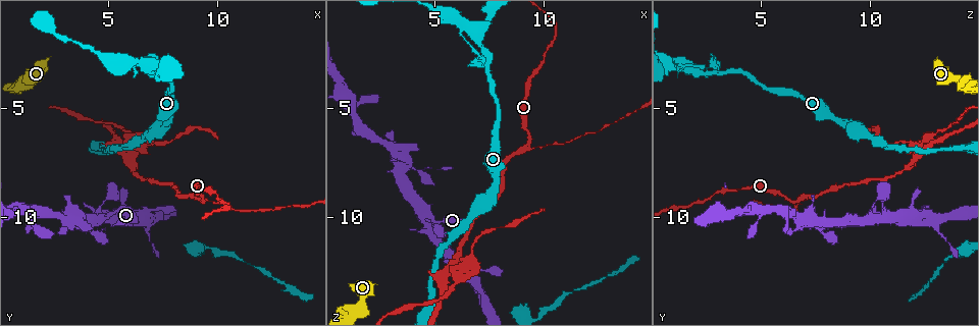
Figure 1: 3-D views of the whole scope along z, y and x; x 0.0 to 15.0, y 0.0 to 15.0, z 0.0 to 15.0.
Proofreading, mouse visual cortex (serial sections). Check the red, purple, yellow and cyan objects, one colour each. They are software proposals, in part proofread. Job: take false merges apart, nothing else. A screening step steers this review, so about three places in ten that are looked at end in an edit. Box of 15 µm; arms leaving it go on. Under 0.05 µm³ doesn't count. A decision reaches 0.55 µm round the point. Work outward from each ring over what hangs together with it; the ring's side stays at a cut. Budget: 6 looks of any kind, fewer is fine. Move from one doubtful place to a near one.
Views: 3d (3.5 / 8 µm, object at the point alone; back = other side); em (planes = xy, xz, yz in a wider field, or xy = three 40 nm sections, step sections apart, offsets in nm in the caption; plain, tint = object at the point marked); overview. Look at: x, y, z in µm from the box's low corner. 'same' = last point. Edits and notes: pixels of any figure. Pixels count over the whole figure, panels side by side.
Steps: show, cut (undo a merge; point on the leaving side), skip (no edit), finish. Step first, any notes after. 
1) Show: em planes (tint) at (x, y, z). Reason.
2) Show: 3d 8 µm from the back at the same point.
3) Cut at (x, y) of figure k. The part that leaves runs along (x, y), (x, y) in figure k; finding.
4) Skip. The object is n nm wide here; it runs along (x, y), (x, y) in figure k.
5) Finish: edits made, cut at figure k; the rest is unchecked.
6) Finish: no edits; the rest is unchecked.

Show: 3d 3.5 µm at (9.2, 9.1, 6.7). Sharp bend.

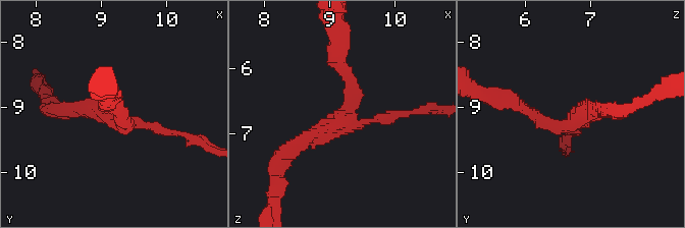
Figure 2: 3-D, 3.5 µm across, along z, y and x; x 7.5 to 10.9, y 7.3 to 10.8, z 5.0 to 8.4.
Show: em xy step 5 (tint) at (9.30, 9.20, 6.70).

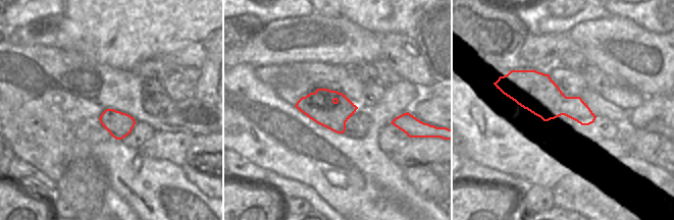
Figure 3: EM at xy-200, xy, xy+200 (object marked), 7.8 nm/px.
Cut at (392, 117) of figure 2. The part that leaves runs along (354, 124), (441, 108) in figure 2; two cells meet here.

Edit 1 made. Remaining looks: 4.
Show: 3d 3.5 µm at (6.7, 2.8, 1.1). Abrupt turn.

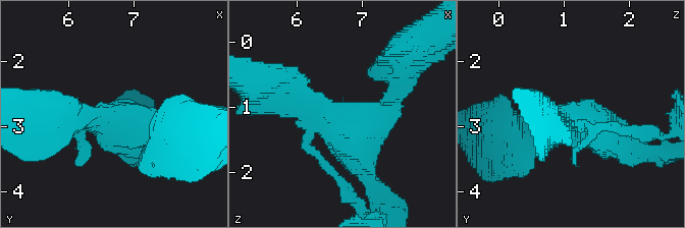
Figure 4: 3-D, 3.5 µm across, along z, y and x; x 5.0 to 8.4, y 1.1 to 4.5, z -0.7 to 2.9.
Skip. It runs along (373, 186), (351, 131), (298, 98) in figure 4; one cell here.

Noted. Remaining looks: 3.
Show: 3d 3.5 µm from the back at (6.3, 6.9, 12.2). Looks like a crossing.

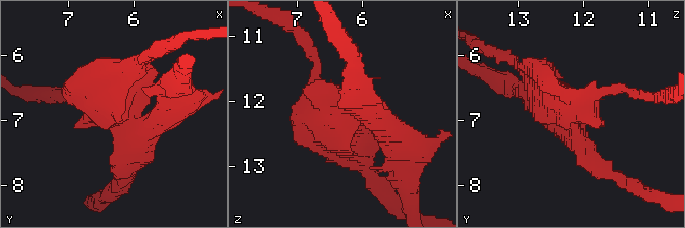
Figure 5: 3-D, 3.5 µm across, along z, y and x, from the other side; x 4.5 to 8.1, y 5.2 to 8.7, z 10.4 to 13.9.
Show: em xy step 3 (tint) at (6.35, 6.90, 12.30).

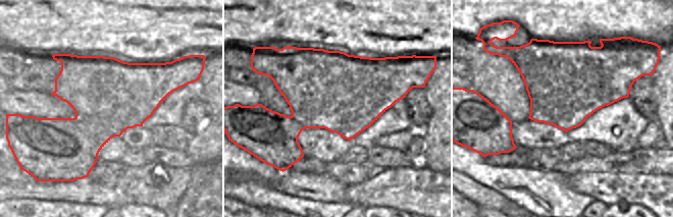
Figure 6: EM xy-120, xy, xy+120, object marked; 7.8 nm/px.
Cut at (118, 110) of figure 5. Two cells meet here.

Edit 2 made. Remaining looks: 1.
Finish: edits made, cut at figure 2, cut at figure 5; the rest is unchecked.

